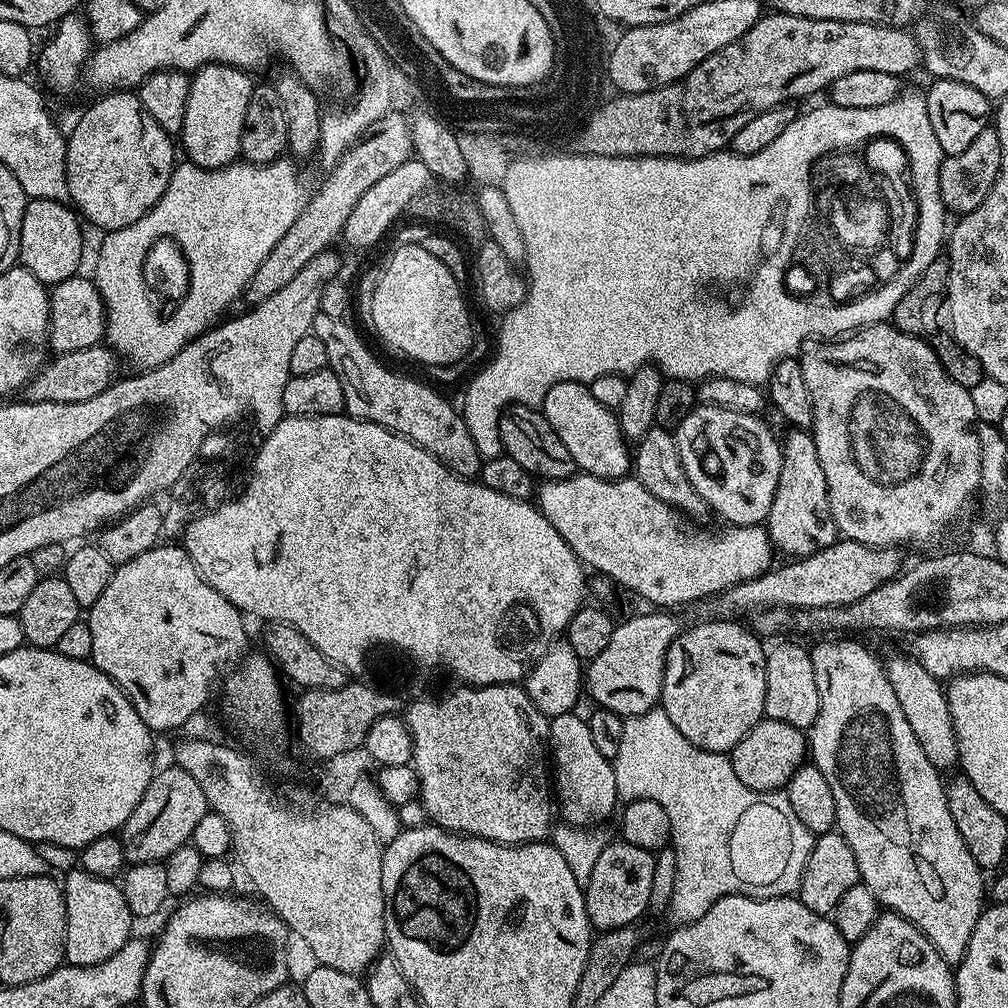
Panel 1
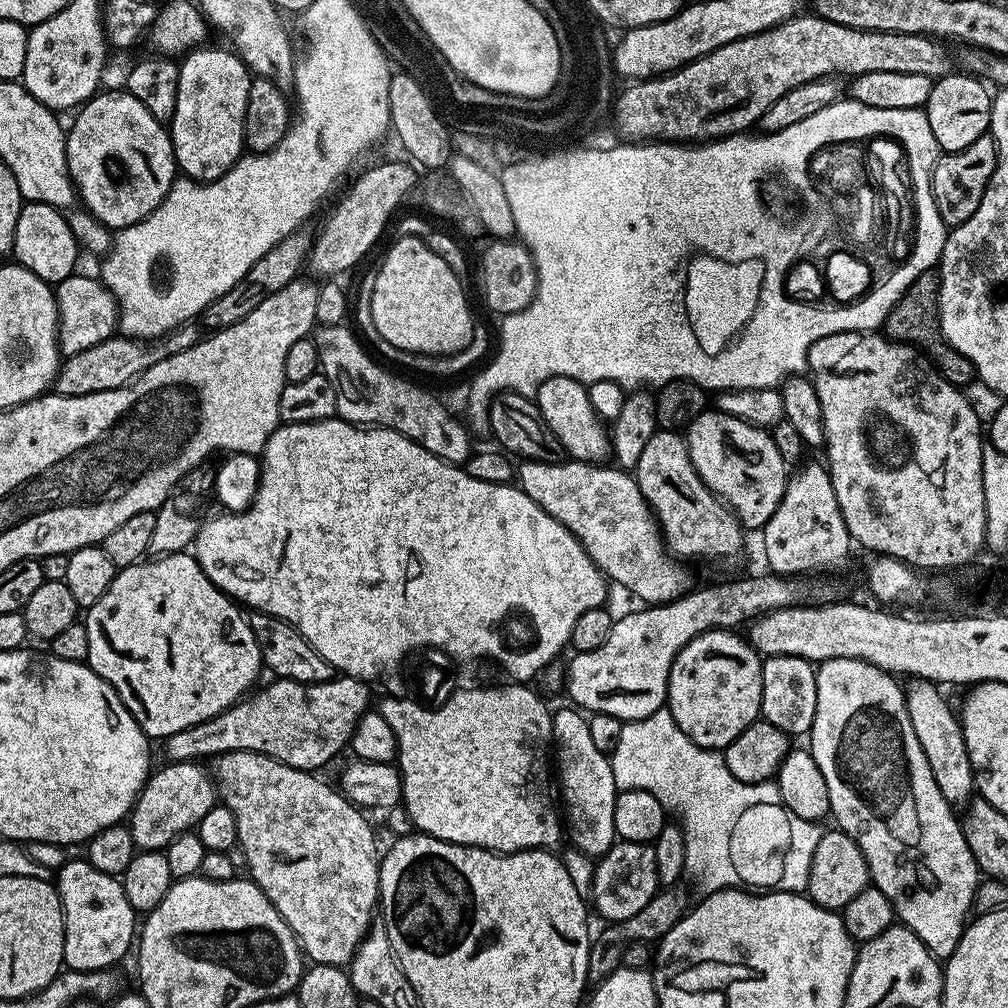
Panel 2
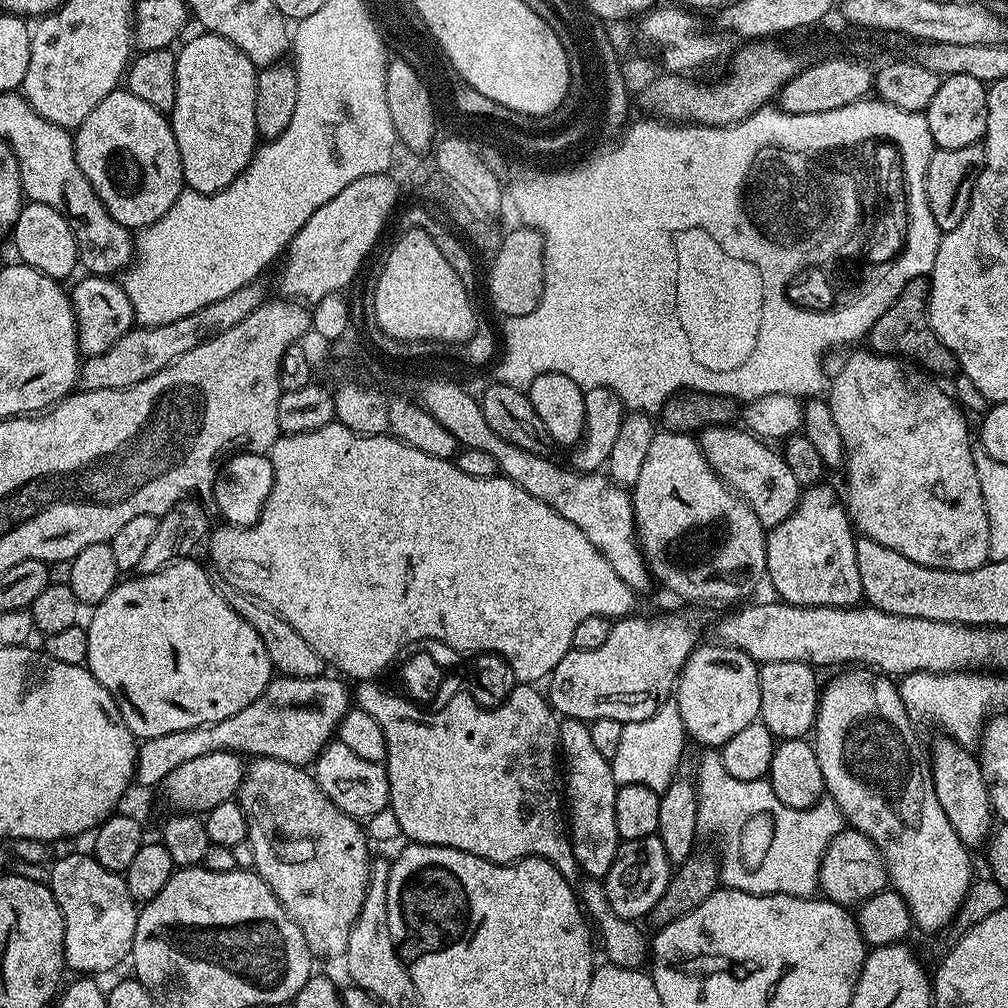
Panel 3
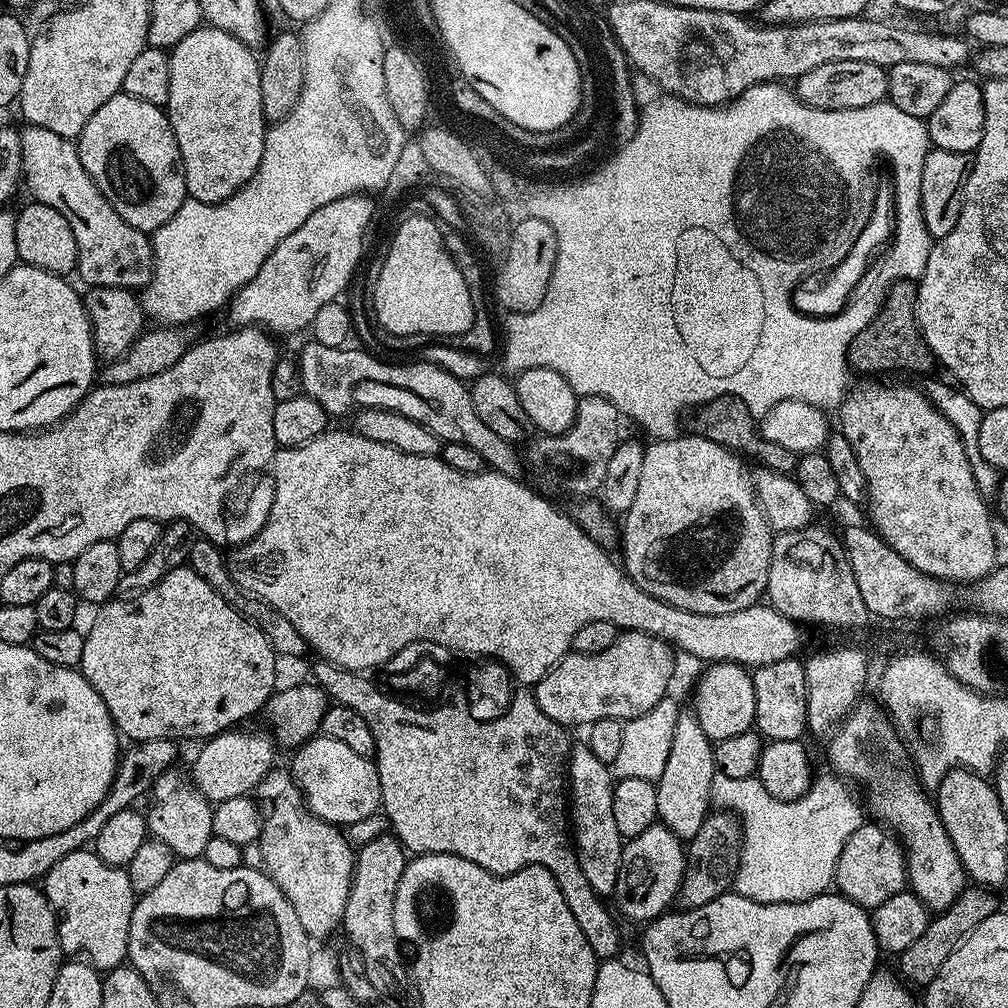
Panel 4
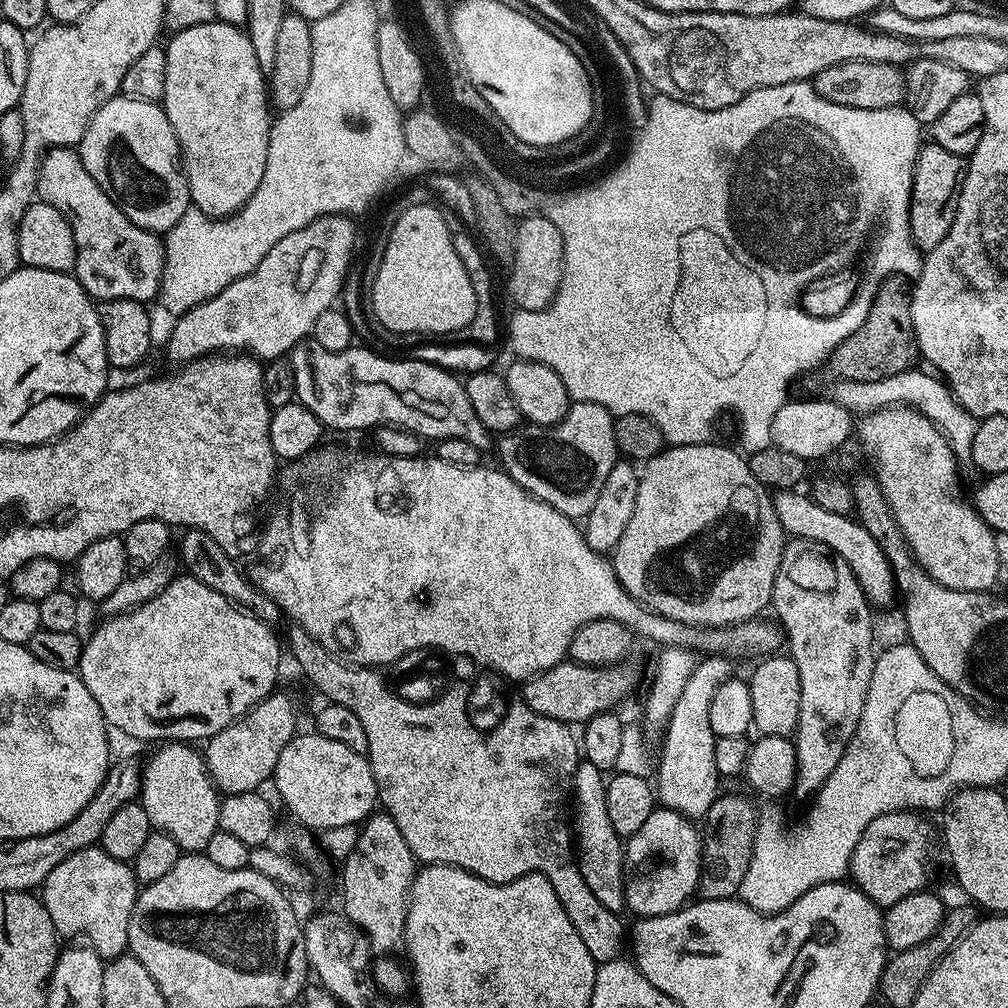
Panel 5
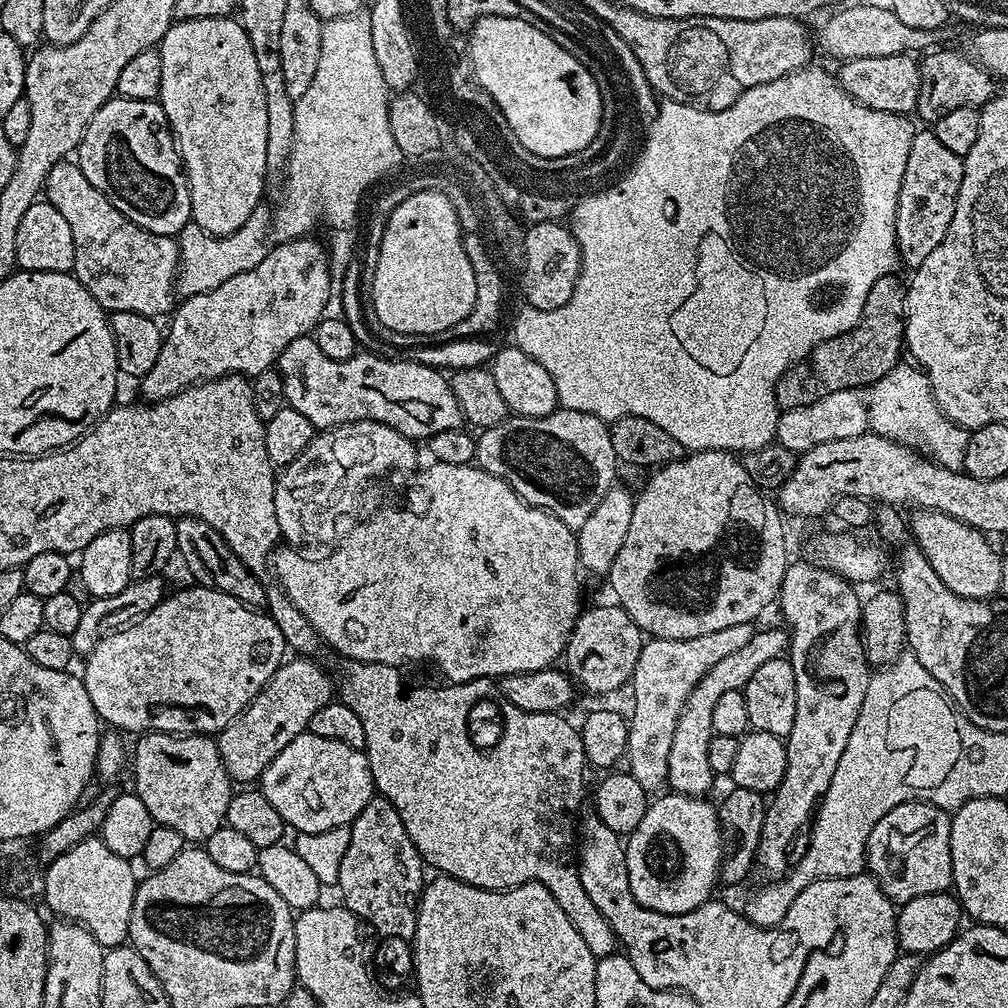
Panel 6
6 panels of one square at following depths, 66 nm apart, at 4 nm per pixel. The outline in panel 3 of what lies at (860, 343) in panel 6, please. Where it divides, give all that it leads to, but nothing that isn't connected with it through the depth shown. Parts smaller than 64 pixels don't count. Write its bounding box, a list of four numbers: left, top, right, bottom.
[866,276,958,378]

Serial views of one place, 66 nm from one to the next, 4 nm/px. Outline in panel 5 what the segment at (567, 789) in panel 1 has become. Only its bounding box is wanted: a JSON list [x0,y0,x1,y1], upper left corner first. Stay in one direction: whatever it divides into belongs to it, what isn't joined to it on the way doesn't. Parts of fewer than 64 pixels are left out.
[570,762,626,914]

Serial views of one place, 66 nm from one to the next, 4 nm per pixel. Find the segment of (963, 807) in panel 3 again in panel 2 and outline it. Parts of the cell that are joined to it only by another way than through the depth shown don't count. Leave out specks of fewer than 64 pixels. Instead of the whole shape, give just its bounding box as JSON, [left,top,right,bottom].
[904,679,974,806]

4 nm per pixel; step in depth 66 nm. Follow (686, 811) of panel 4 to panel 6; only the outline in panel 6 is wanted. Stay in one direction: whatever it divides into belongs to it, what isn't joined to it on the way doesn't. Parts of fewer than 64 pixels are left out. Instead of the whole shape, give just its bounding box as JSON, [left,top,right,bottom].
[666,627,790,797]

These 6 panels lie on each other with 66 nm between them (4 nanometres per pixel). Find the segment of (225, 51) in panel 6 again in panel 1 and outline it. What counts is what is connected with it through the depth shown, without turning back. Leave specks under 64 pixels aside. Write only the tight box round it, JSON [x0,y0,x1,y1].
[178,64,254,168]

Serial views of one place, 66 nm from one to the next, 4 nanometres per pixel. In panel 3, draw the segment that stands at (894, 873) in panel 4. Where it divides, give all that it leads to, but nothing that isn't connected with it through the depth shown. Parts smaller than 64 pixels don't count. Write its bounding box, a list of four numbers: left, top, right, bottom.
[819,827,890,906]

